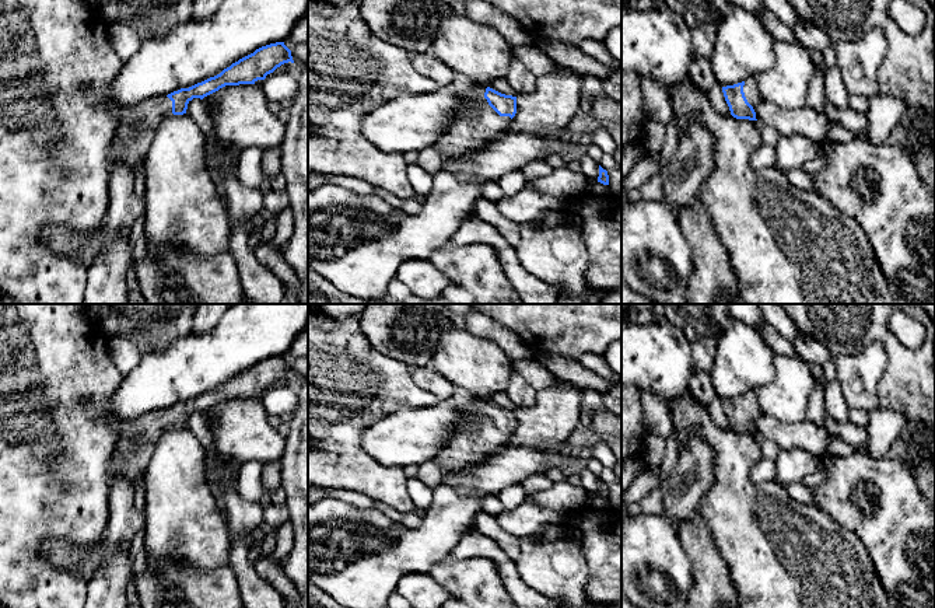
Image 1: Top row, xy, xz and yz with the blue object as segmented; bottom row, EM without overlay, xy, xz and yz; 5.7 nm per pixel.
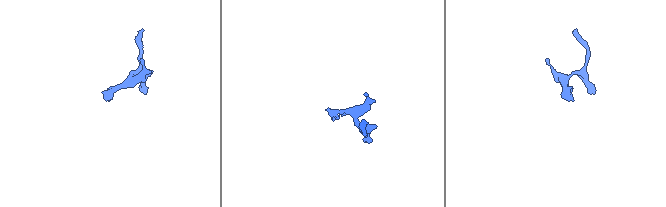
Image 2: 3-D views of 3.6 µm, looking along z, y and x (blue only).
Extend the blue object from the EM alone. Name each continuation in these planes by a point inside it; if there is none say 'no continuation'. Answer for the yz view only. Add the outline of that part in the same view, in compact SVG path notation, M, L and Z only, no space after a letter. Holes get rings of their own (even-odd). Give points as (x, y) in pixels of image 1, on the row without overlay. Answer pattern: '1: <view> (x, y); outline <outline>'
1: yz (750, 404); outline M747 392L743 399L743 406L747 416L754 422L760 415L761 410L759 408L759 402L756 399L754 392Z

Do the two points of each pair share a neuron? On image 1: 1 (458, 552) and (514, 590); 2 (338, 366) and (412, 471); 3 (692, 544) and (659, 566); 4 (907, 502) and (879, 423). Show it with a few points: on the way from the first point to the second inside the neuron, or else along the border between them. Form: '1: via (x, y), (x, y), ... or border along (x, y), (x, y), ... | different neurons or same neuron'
1: via (476, 549), (489, 549), (508, 572) | same neuron
2: border along (402, 468), (408, 479) | different neurons
3: border along (675, 524), (678, 538), (690, 562), (692, 582) | different neurons
4: border along (869, 454), (885, 457) | different neurons

